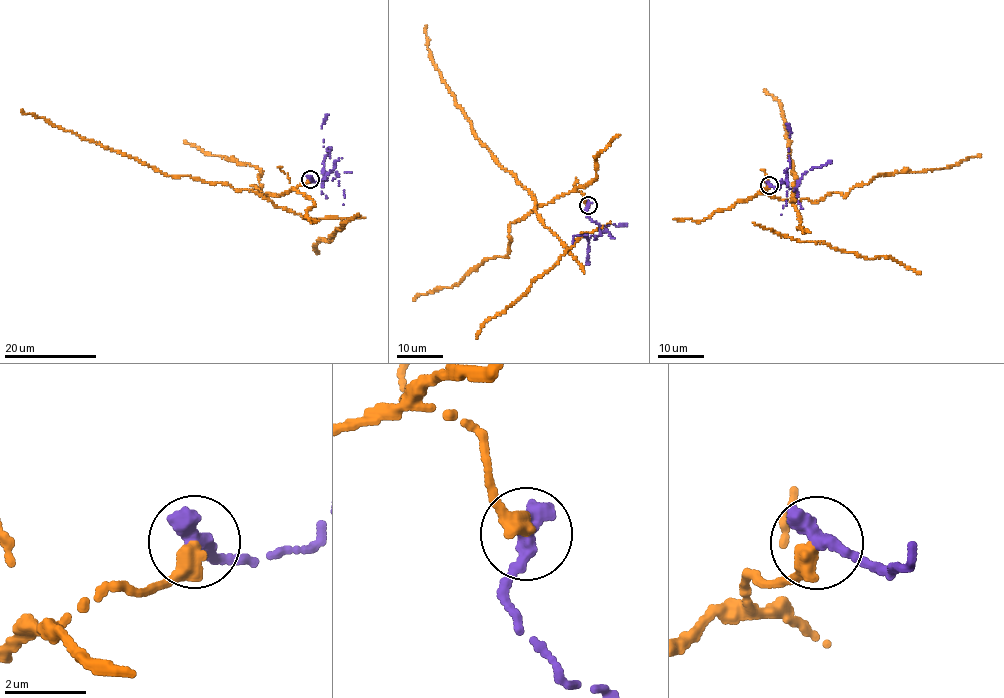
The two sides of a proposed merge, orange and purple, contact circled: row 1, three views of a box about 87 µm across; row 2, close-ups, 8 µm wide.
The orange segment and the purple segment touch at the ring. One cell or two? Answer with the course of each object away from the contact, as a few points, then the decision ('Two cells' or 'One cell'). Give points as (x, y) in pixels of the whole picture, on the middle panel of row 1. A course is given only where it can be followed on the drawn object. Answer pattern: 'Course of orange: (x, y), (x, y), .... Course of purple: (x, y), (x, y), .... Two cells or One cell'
Course of orange: (587, 204), (583, 194), (570, 191), (535, 204), (513, 174), (497, 165), (435, 68), (426, 25). Course of purple: (587, 204), (585, 212), (600, 231), (596, 236), (584, 235), (587, 236), (587, 263). Two cells

